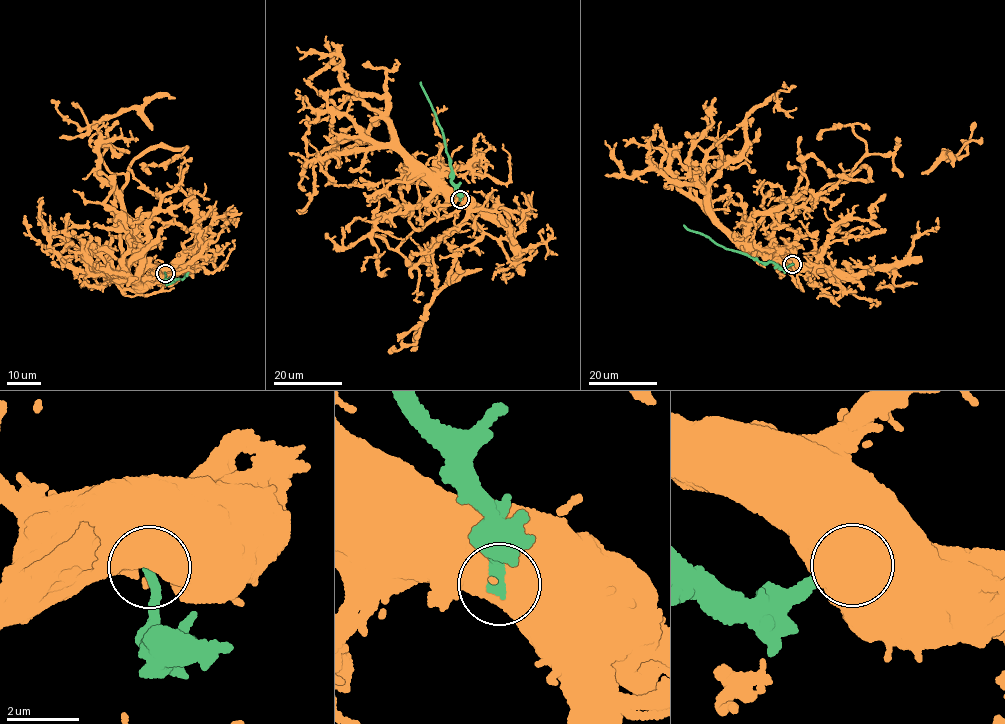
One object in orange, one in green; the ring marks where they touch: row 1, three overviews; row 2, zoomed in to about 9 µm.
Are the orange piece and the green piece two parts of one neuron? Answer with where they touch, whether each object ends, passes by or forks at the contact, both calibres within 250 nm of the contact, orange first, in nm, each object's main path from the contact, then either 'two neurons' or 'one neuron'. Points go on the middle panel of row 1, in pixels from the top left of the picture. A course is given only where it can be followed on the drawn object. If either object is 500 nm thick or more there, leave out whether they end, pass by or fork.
place (460, 199); calibres 750 and 320 nm; course orange (460, 199), (421, 176), (399, 185), (418, 229), (400, 254), (458, 264), (417, 343), (388, 352); course green (460, 199), (459, 190), (452, 184), (444, 135), (421, 82); two neurons

